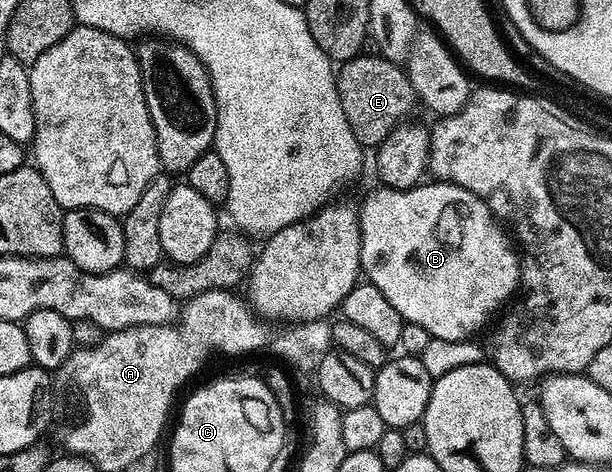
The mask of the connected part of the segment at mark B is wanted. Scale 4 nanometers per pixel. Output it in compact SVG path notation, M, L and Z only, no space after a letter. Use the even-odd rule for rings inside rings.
M428 180L410 190L395 190L385 185L378 188L358 208L363 277L398 308L405 322L426 328L432 338L469 340L476 336L488 317L503 302L511 303L512 293L521 289L522 258L509 231L474 192L453 182Z

